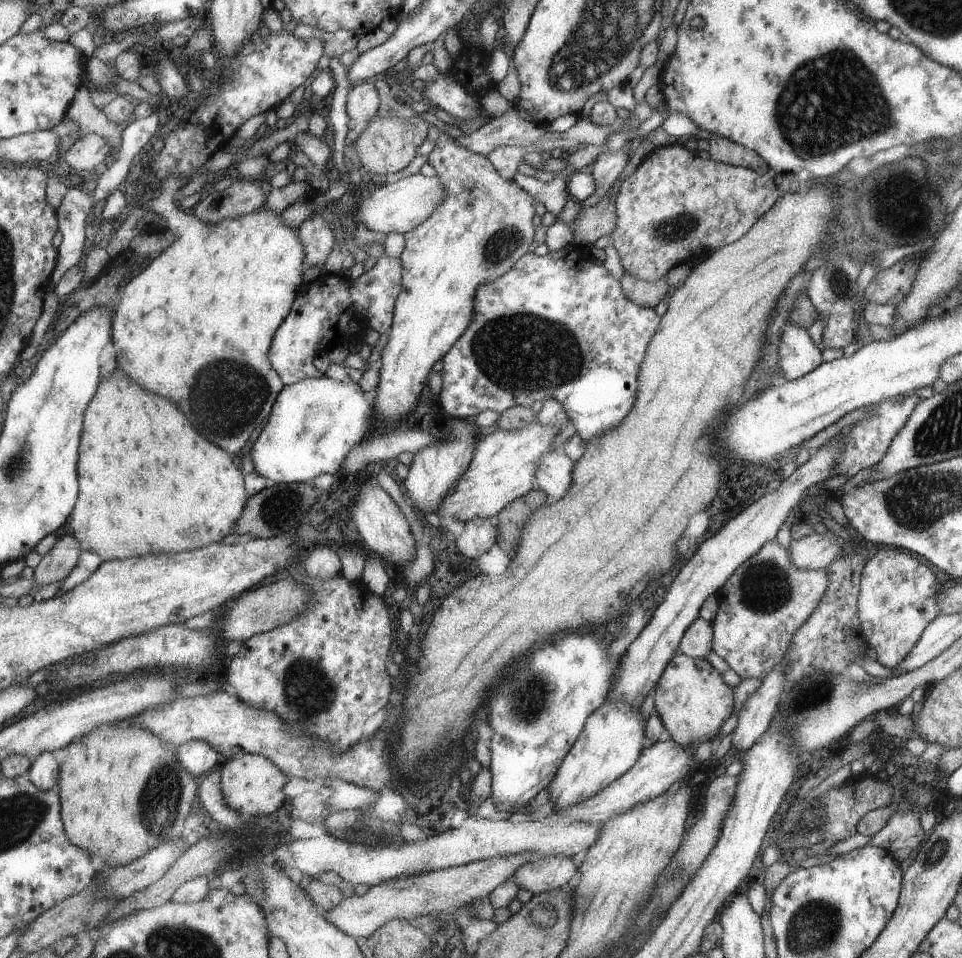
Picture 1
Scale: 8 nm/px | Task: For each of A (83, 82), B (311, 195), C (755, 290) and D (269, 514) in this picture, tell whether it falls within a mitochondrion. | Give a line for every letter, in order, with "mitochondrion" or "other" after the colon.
A: other
B: other
C: other
D: mitochondrion

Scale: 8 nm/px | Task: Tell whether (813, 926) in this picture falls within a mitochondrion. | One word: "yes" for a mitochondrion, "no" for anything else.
yes

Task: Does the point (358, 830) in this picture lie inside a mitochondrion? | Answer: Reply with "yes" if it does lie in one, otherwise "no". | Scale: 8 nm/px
yes

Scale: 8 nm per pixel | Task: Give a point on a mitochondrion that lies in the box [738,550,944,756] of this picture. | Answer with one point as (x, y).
(816, 693)

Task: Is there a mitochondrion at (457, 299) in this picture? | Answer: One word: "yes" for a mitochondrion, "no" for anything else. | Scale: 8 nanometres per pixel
no

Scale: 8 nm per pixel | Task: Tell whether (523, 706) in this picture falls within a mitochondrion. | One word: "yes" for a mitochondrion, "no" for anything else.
yes

